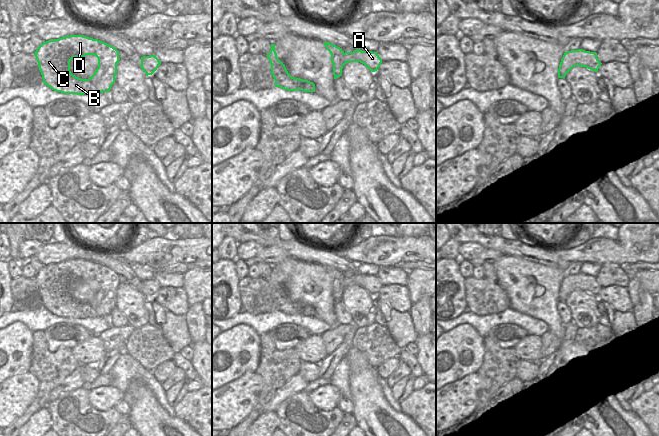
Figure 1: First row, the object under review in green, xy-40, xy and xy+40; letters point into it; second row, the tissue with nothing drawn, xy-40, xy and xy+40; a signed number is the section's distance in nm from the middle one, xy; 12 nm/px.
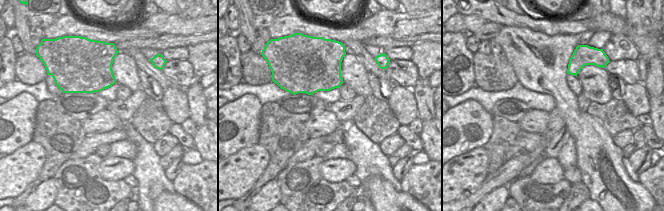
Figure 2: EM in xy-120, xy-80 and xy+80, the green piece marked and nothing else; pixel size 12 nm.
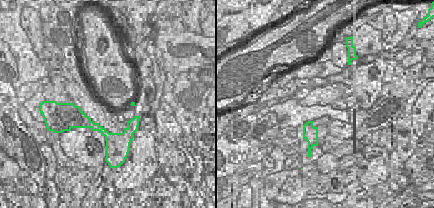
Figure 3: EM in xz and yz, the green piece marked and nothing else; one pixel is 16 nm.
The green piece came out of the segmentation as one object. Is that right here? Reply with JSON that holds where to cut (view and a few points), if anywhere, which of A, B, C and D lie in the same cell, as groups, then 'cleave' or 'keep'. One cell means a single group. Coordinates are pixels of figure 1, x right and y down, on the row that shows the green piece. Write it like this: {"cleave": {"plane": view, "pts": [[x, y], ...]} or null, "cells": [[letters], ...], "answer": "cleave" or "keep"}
{"cleave": {"plane": "xy", "pts": [[344, 53], [343, 65]]}, "cells": [["A"], ["B", "C", "D"]], "answer": "cleave"}

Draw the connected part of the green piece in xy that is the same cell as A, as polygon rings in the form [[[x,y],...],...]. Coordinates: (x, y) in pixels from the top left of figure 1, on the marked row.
[[[354,50],[353,52],[345,52],[343,55],[343,65],[348,62],[360,62],[364,64],[370,71],[378,70],[382,63],[382,59],[377,52]]]

